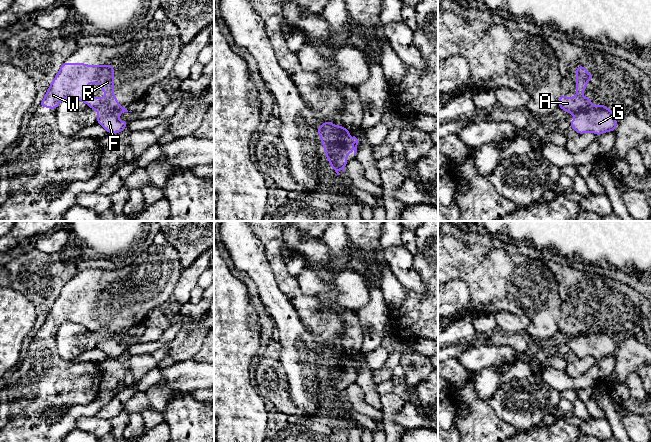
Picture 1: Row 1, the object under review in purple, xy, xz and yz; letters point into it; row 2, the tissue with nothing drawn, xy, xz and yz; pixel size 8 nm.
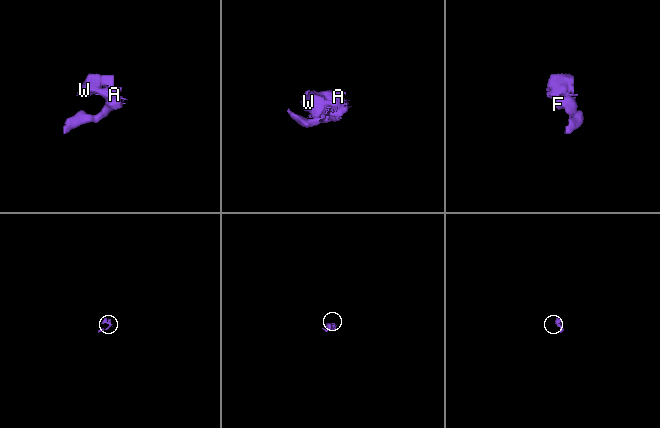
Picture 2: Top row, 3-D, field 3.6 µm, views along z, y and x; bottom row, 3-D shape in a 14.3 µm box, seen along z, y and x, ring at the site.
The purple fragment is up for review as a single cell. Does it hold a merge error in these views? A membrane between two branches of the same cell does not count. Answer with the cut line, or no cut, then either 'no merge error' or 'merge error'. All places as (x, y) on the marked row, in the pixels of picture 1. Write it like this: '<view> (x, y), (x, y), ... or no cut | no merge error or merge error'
xz (343, 128), (332, 139), (334, 146), (327, 152), (337, 169) | merge error

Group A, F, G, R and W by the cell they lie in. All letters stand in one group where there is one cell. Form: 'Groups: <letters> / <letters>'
Groups: A R W / F G

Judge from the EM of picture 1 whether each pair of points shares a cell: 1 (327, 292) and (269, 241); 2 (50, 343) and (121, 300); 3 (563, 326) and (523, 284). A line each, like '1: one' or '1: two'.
1: two
2: one
3: two

